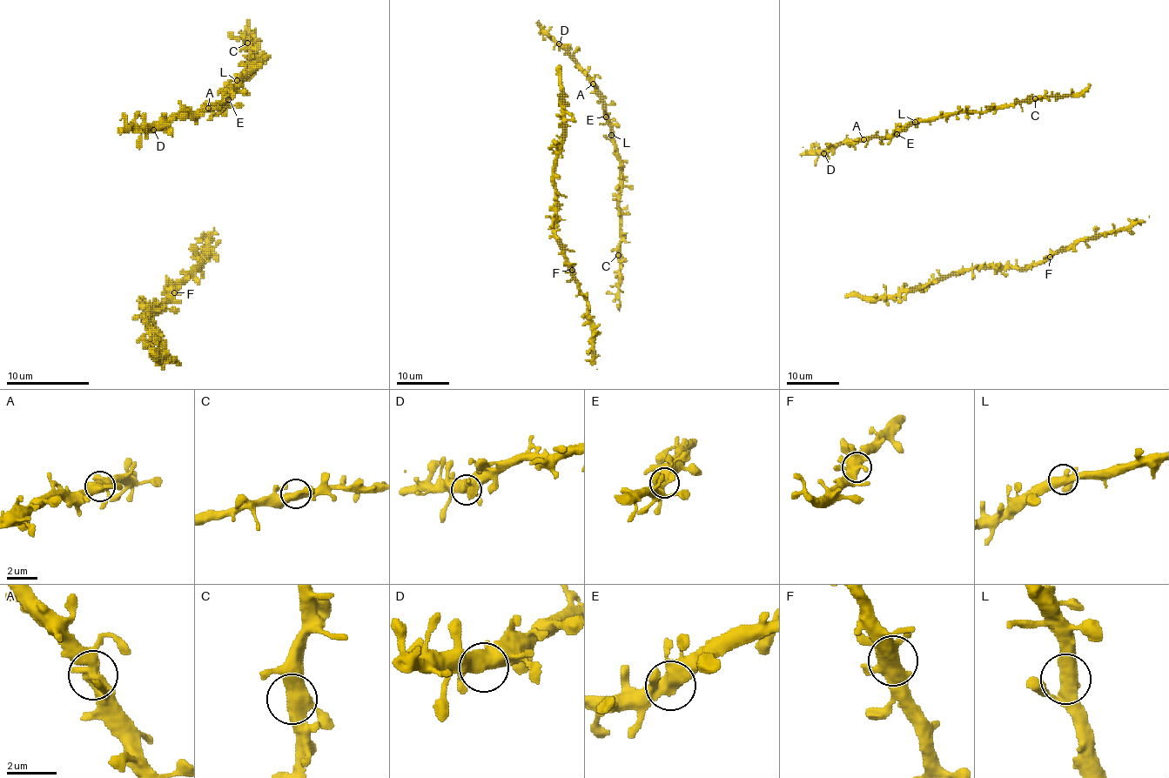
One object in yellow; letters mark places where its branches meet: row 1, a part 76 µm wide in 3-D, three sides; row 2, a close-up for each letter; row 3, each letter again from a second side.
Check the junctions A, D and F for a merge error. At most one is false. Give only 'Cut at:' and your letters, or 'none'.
Cut at: none

